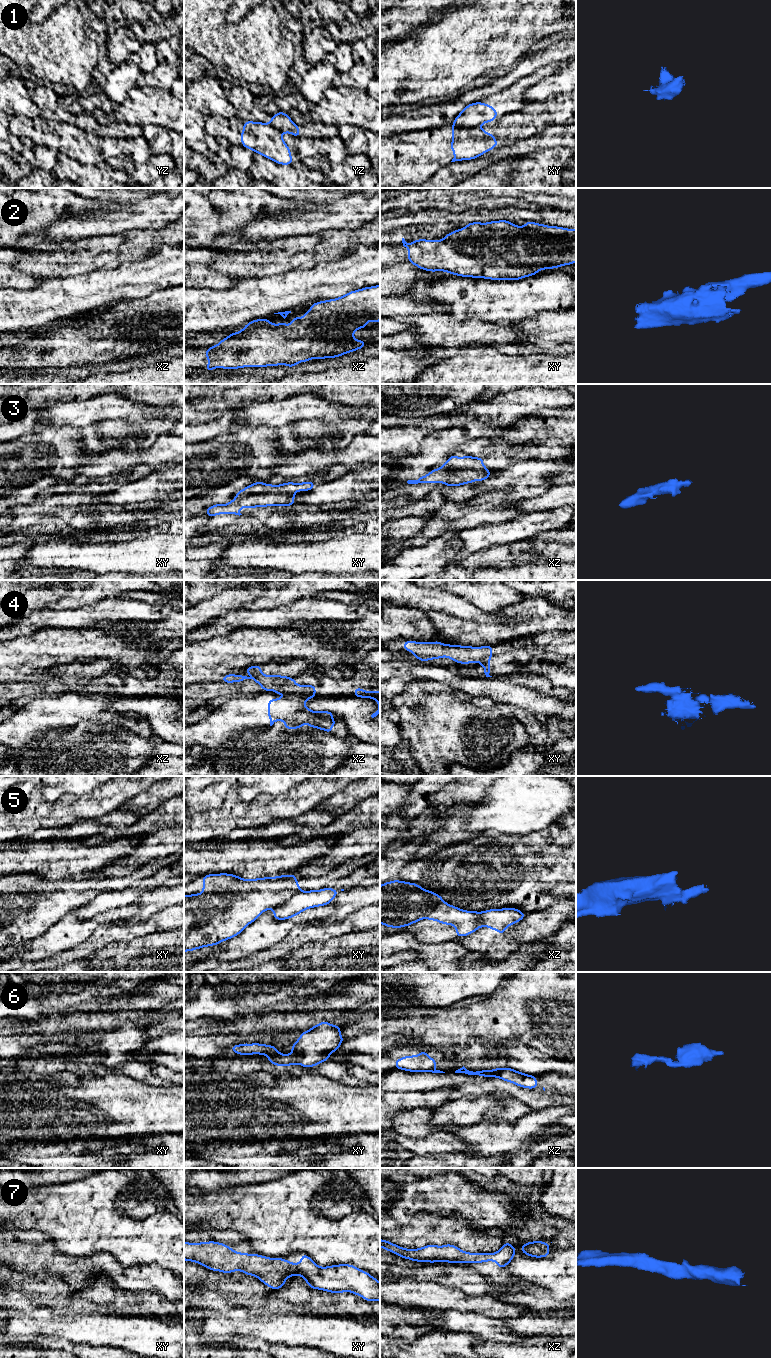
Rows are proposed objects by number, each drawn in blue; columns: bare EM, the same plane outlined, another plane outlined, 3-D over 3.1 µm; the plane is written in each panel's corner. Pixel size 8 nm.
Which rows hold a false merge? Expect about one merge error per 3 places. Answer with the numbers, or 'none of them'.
1, 4, 5, 6

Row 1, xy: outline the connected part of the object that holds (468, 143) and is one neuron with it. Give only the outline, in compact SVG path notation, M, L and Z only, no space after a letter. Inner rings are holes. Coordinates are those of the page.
M452 125L452 138L449 148L452 149L454 158L451 162L477 159L494 147L498 147L494 135L478 127Z

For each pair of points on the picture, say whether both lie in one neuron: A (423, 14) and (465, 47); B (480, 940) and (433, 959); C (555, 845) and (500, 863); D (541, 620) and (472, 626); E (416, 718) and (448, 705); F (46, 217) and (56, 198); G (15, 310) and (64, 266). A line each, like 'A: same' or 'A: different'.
A: different
B: different
C: same
D: same
E: same
F: same
G: different

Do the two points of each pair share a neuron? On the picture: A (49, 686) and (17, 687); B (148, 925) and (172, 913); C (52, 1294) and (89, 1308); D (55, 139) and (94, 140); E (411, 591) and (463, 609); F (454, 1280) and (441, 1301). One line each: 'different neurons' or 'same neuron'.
A: same neuron
B: same neuron
C: same neuron
D: same neuron
E: same neuron
F: different neurons

